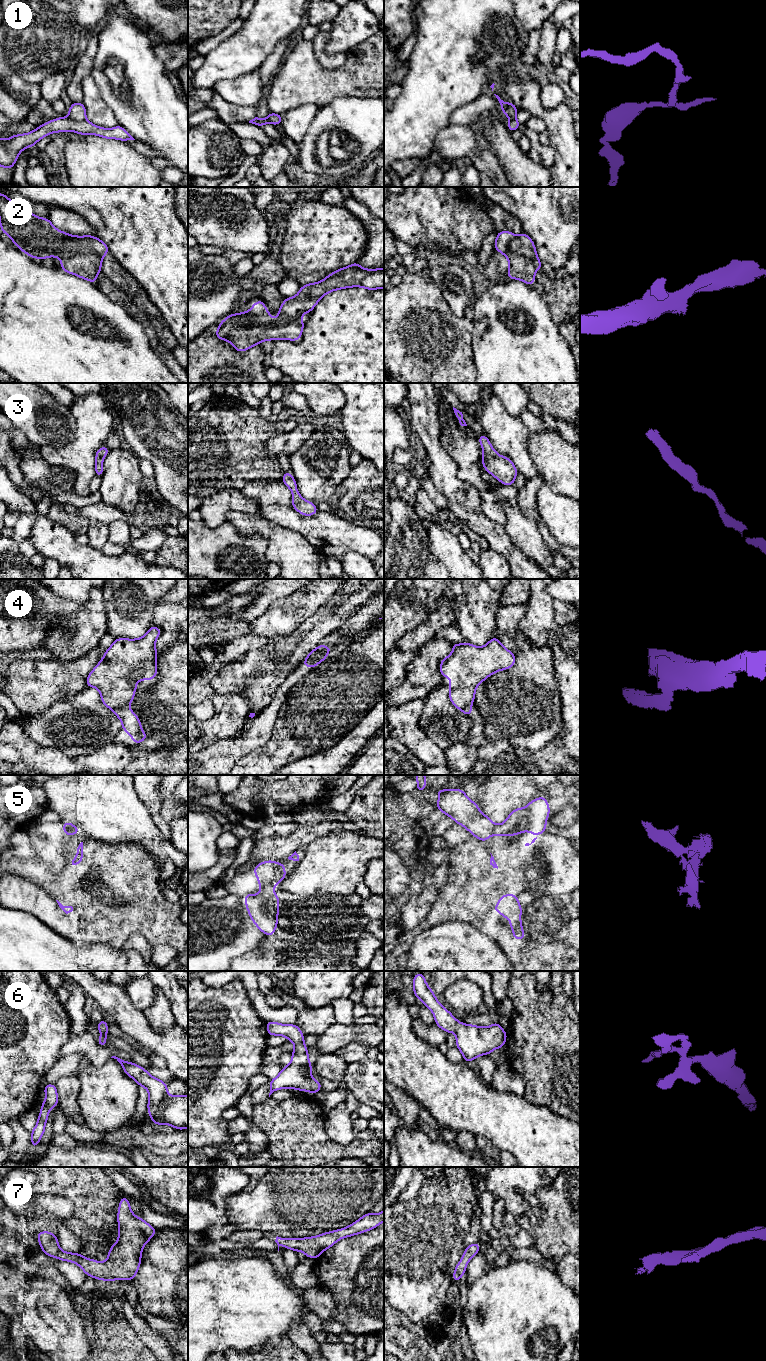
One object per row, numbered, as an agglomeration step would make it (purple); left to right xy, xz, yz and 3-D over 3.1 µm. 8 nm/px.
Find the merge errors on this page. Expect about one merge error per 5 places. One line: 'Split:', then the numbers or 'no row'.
Split: 1, 2, 4

